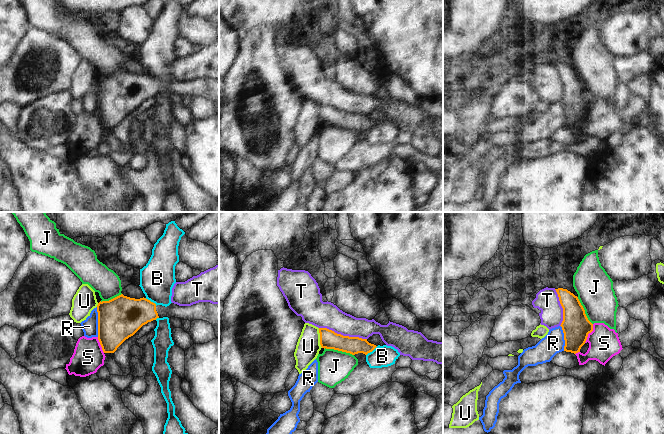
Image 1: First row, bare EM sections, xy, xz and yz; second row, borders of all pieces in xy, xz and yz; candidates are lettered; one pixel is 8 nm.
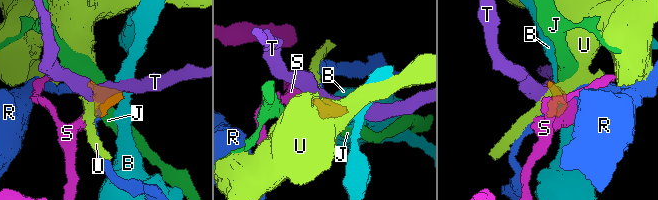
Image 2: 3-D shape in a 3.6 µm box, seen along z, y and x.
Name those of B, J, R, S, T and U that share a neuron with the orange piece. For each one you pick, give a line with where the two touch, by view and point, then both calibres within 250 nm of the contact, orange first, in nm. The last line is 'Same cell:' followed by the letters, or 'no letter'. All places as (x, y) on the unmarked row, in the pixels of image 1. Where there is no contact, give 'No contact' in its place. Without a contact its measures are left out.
Same cell: no letter

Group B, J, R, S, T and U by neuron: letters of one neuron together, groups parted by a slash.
B / J / R / S / T / U

